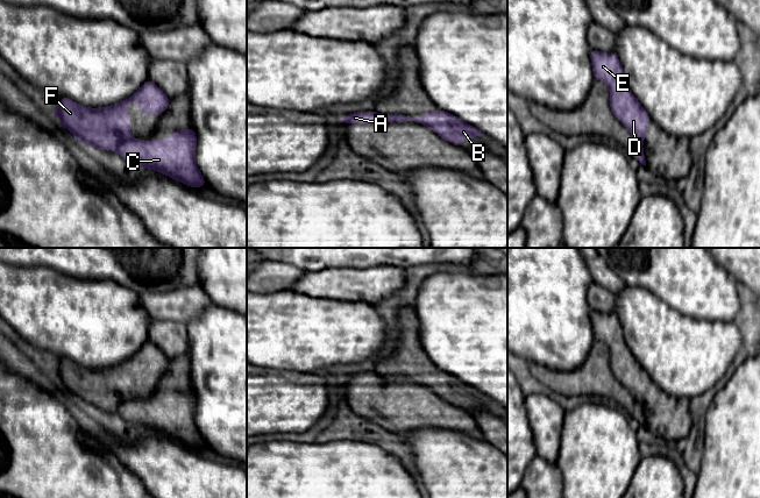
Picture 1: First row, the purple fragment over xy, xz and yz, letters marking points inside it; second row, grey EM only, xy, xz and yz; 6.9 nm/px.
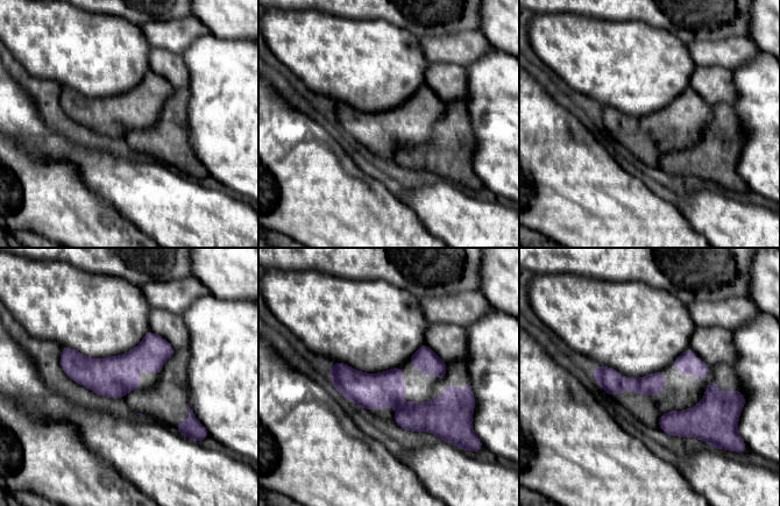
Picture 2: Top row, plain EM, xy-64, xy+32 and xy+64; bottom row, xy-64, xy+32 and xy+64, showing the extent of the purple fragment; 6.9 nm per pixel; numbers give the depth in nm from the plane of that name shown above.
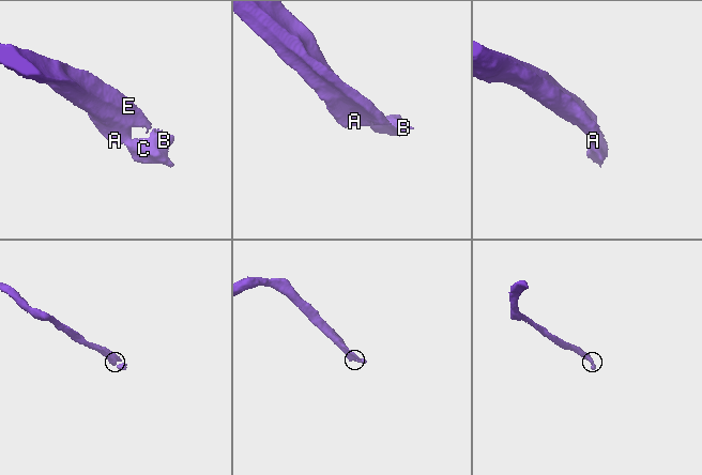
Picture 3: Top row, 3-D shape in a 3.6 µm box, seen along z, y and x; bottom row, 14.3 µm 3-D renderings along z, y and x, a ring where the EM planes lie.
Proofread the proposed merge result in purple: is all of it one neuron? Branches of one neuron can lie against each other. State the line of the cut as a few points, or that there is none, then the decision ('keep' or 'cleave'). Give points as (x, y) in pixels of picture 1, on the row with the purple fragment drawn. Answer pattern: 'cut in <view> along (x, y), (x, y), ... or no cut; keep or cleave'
cut in xy along (132, 136), (115, 149); cleave

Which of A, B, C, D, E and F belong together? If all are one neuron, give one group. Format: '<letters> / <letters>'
A D E F / B C

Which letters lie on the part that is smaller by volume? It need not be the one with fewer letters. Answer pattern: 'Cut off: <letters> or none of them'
Cut off: B, C

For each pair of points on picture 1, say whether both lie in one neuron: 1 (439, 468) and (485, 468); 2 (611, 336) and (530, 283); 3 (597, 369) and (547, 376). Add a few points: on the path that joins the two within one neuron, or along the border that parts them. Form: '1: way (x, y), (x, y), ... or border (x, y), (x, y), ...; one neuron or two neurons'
1: way (450, 468), (474, 468); one neuron
2: border (590, 310), (590, 325), (596, 340); two neurons
3: way (584, 378), (560, 378); one neuron

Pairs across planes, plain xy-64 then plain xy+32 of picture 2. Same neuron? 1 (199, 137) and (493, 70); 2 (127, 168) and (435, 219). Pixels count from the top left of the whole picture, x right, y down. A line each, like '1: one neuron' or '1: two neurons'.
1: one neuron
2: one neuron

